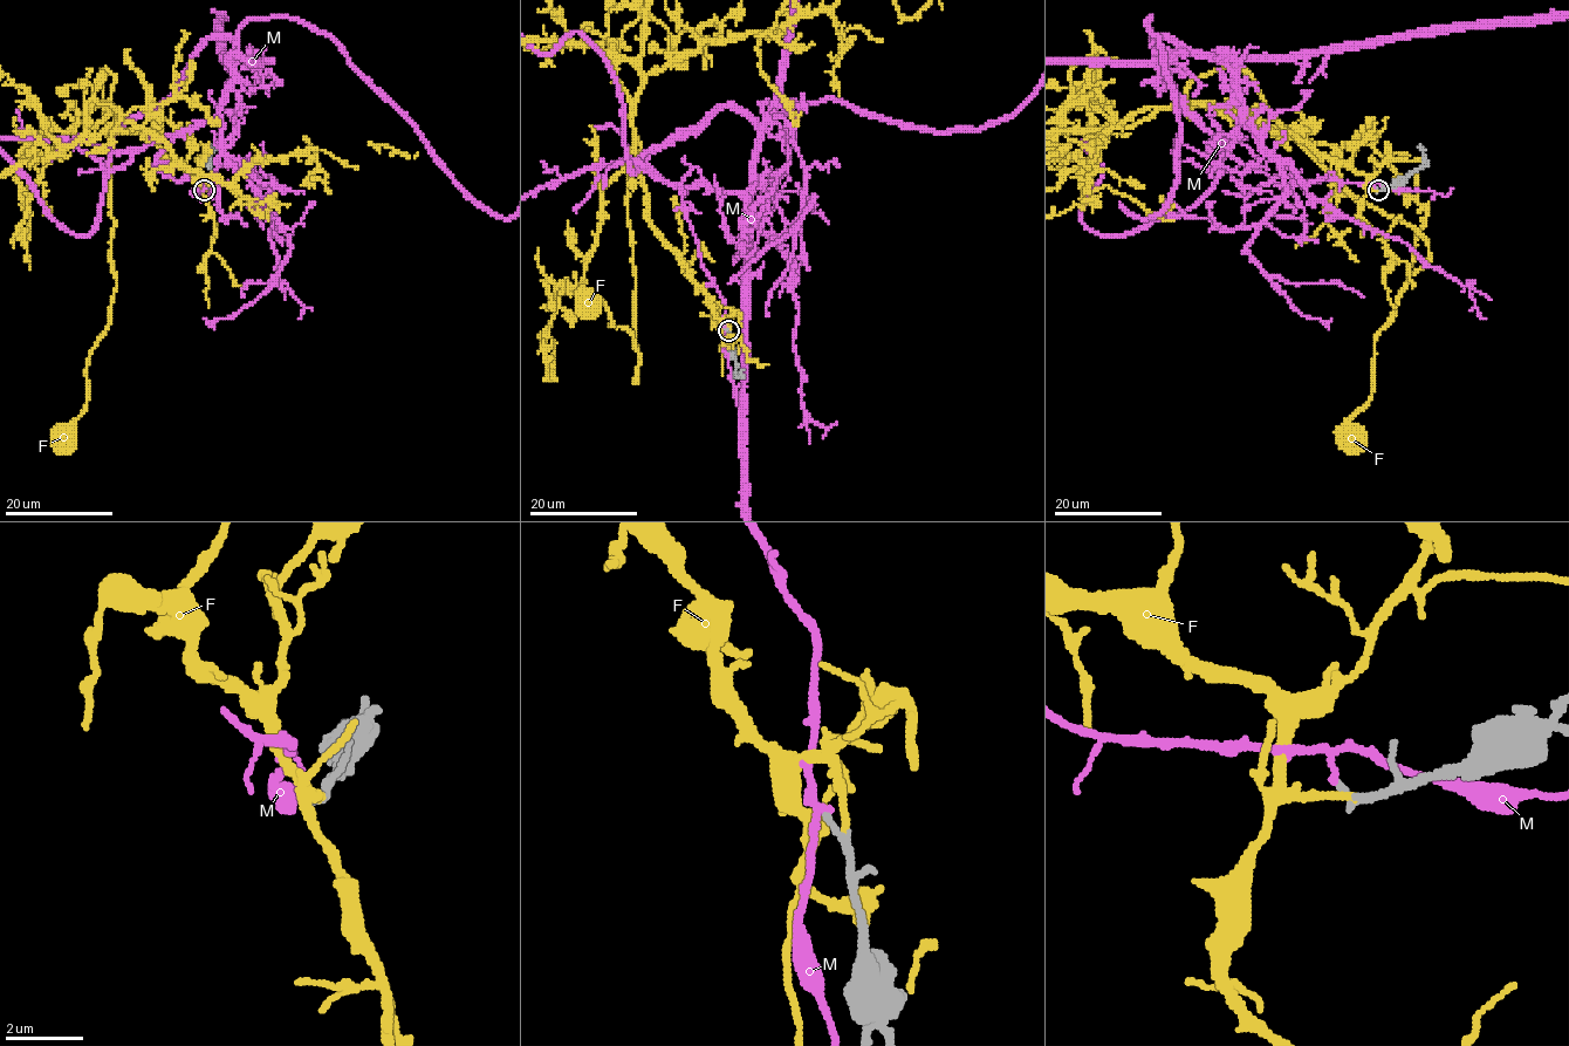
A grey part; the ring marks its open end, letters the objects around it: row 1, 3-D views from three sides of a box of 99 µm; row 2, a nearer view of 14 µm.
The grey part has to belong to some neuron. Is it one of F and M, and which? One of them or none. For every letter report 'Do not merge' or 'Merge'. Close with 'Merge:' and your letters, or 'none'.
F: Merge
M: Do not merge
Merge: F

